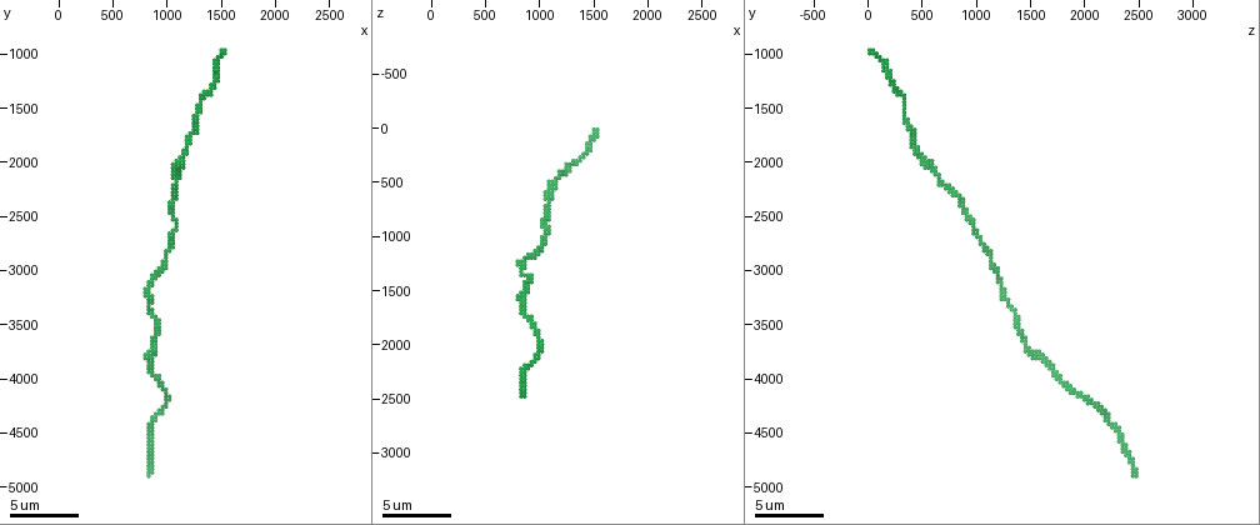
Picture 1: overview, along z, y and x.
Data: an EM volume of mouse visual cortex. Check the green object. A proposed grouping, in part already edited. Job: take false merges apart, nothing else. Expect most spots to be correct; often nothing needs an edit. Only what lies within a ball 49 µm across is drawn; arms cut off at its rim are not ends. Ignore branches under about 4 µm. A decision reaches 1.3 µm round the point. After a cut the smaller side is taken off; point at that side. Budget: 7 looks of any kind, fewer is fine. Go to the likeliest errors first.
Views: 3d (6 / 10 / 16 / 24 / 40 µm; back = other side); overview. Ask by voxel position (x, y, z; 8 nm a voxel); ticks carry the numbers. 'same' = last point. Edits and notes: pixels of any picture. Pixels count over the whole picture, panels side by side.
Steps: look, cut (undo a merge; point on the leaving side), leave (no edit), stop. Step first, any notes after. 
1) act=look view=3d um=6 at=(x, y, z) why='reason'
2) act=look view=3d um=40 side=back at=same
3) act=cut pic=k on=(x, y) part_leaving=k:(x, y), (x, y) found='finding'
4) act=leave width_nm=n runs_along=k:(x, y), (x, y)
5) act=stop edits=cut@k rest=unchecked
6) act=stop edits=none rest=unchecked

act=look view=3d um=10 at=(940, 2960, 1160)

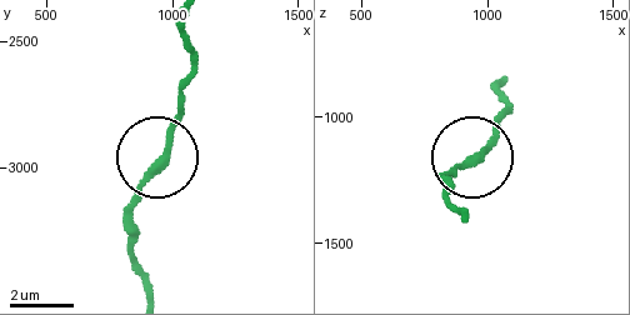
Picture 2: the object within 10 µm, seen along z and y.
act=leave width_nm=250 runs_along=2:(168, 160), (178, 93) found='all the same neuron'

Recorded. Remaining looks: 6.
act=look view=3d um=6 at=(1160, 1960, 480) why='thick turns thin'

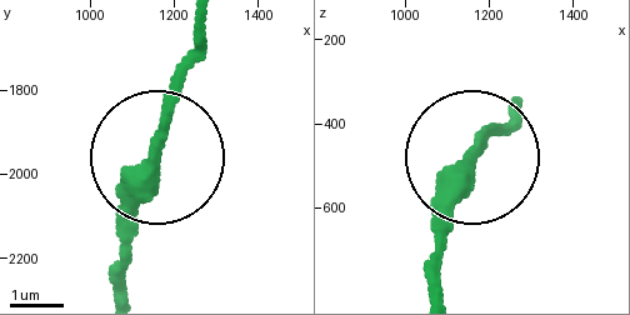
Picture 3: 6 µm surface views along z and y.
act=look view=3d um=6 side=back at=(1160, 1930, 475)

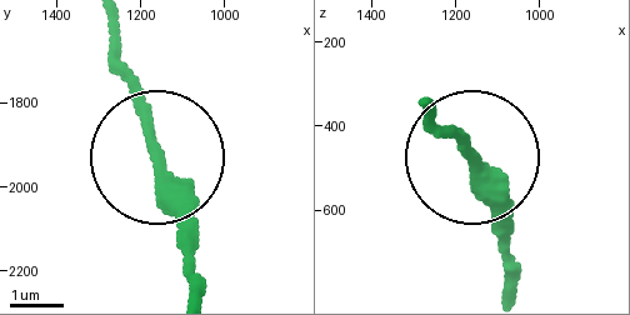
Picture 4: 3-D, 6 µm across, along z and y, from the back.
act=leave runs_along=4:(200, 290), (183, 195), (120, 53) found='one neuron here'

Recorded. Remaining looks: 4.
act=look view=3d um=10 at=(860, 3880, 1640) why='sudden change in width'

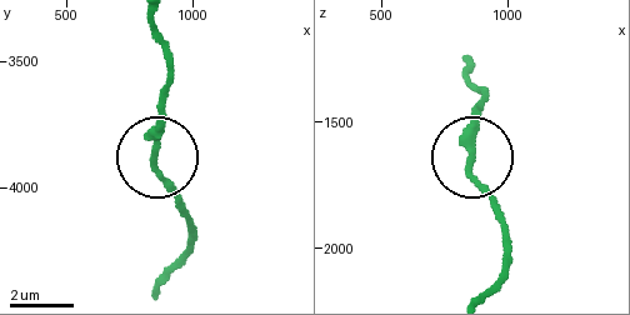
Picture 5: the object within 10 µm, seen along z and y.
act=look view=3d um=6 at=(850, 3860, 1660)

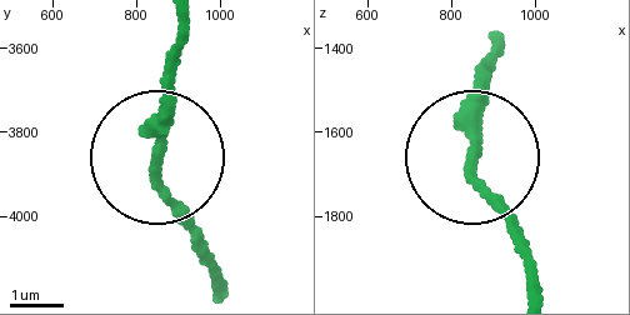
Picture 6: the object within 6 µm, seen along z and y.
act=leave runs_along=6:(491, 44), (478, 179), (531, 269) found='continuous, no second neuron'

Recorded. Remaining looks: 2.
act=stop edits=none rest=unchecked

